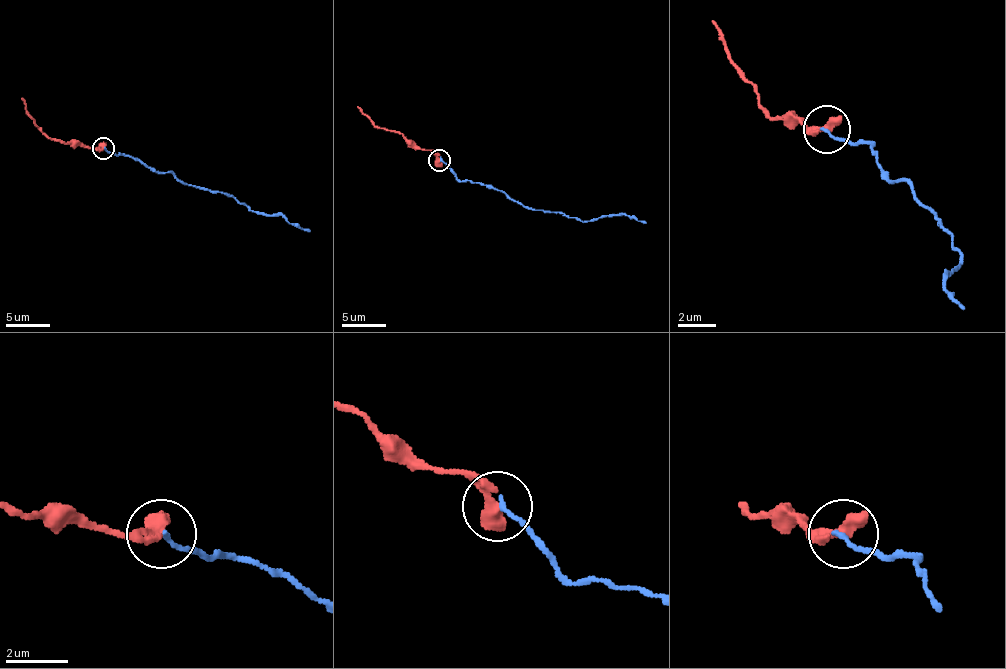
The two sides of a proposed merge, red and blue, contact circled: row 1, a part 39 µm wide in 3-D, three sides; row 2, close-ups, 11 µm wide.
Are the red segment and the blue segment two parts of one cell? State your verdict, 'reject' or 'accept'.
accept

